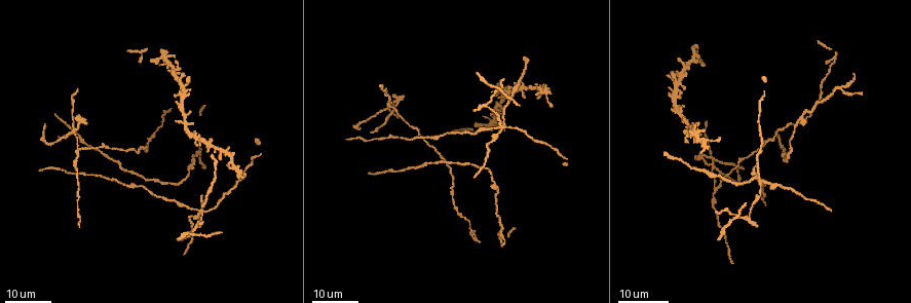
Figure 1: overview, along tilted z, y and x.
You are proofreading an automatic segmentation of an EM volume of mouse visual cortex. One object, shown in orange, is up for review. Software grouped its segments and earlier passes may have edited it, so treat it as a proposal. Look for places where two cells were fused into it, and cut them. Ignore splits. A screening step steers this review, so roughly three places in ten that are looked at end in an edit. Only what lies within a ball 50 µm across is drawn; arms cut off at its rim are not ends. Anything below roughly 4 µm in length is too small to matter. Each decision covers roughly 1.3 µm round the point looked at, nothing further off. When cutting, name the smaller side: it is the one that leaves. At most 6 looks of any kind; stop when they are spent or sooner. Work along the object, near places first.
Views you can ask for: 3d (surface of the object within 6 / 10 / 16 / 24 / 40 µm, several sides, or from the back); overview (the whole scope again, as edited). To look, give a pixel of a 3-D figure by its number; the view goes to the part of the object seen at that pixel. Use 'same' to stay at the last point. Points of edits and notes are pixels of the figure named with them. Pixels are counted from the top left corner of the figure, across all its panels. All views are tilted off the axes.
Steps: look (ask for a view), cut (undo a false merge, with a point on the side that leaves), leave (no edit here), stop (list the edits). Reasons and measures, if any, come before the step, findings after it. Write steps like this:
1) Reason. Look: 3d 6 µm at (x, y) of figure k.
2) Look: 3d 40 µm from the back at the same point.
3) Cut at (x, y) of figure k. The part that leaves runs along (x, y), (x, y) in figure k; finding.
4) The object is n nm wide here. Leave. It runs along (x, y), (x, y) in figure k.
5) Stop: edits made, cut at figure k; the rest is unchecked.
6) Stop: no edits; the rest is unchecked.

Four or more arms meet. Look: 3d 16 µm at (201, 211) of figure 1.

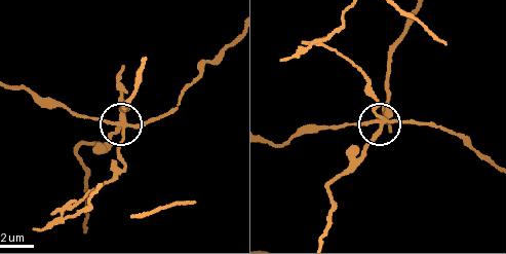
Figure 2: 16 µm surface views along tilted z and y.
Look: 3d 10 µm at (381, 126) of figure 2.

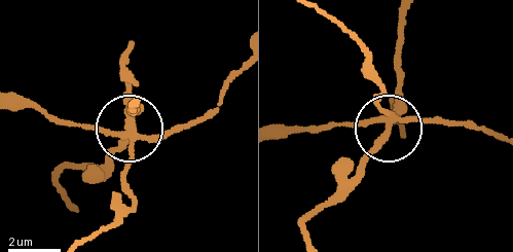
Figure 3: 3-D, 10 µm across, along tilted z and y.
Look: 3d 6 µm at (387, 128) of figure 3.

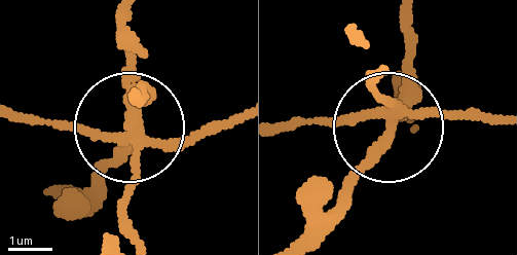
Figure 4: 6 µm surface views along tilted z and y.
Cut at (125, 202) of figure 4. The part that leaves runs along (139, 136), (142, 85), (138, 97) in figure 4; two cells meet here.

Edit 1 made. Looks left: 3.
Look: overview.

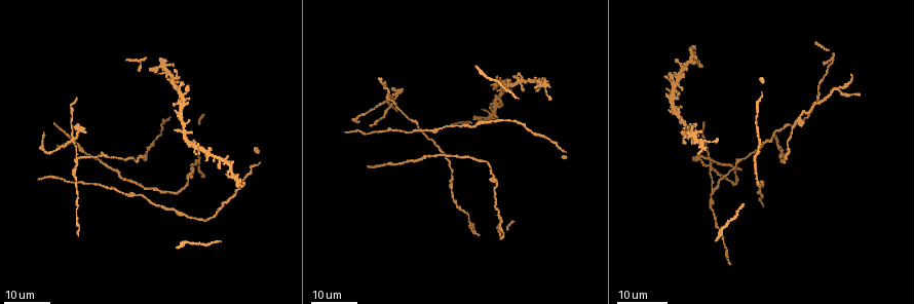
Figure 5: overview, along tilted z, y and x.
Look: 3d 16 µm at (711, 169) of figure 5.

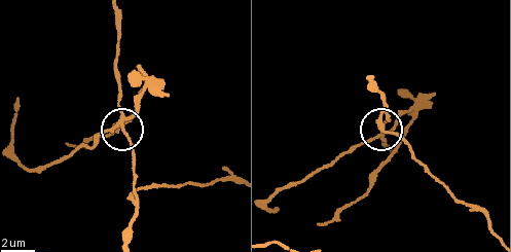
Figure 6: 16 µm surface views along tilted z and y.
Look: 3d 10 µm at (122, 121) of figure 6.

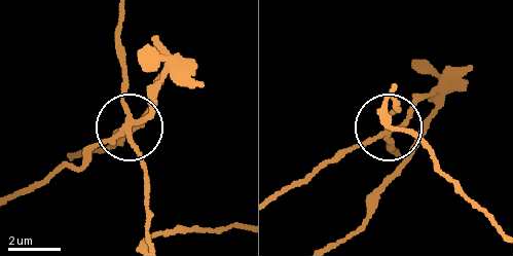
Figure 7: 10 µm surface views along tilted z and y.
Cut at (154, 109) of figure 7. A second cell is stuck on.

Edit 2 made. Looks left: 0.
Stop: edits made, cut at figure 4, cut at figure 7; the rest is unchecked.

